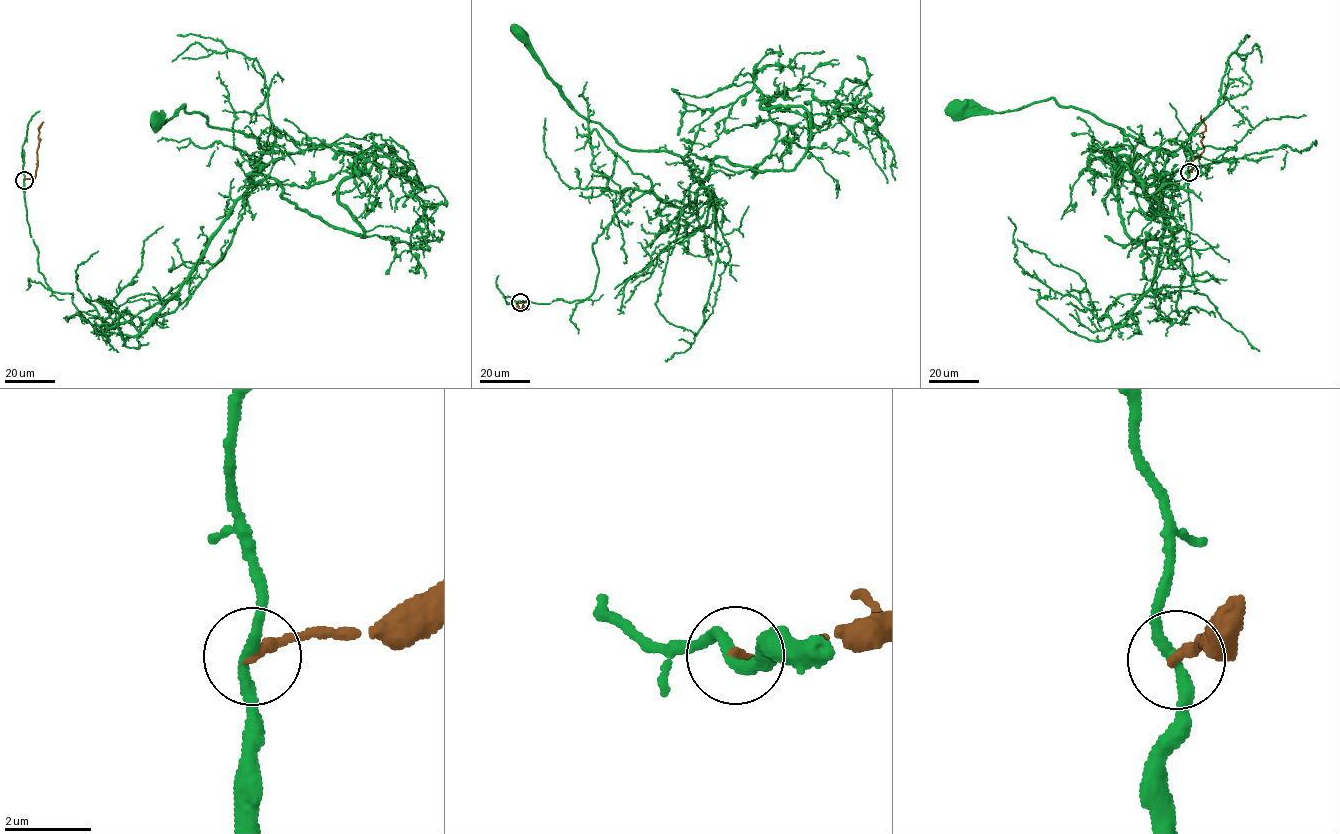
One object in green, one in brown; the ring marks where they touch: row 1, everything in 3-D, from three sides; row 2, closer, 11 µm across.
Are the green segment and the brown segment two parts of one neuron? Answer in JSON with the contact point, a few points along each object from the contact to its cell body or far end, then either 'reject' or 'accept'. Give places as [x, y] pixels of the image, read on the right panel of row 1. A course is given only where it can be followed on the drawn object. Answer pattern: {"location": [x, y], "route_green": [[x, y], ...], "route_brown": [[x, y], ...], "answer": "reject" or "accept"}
{"location": [1189, 172], "route_green": [[1189, 172], [1192, 281], [1150, 289], [1112, 329], [1151, 286], [1167, 151], [1052, 98], [1005, 111], [958, 110]], "route_brown": [[1189, 172], [1191, 162], [1203, 151], [1201, 140], [1205, 125], [1201, 115]], "answer": "reject"}

